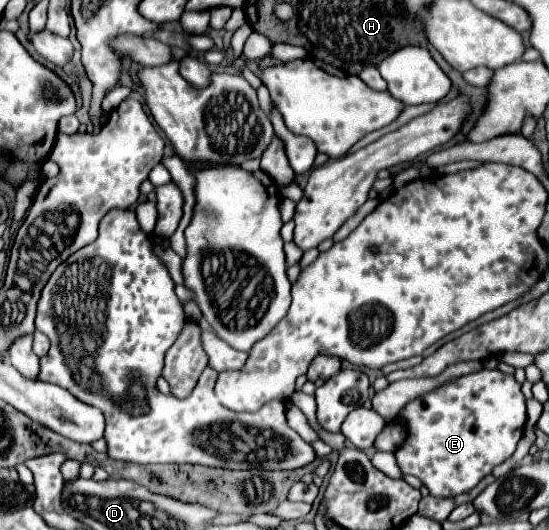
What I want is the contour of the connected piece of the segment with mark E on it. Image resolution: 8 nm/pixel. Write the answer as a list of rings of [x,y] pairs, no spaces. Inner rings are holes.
[[[487,370],[461,376],[421,398],[409,402],[399,420],[407,426],[407,438],[399,452],[395,452],[397,464],[403,474],[417,476],[431,492],[431,496],[449,498],[475,488],[487,474],[493,472],[495,466],[509,460],[517,448],[517,442],[523,436],[523,426],[527,420],[525,412],[525,396],[521,392],[521,384],[511,376],[499,370]]]

